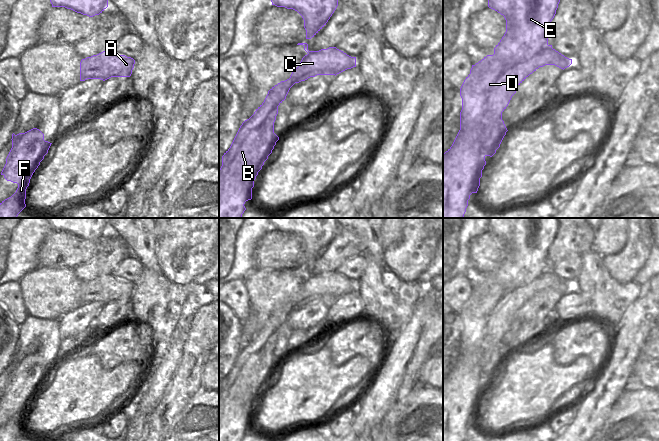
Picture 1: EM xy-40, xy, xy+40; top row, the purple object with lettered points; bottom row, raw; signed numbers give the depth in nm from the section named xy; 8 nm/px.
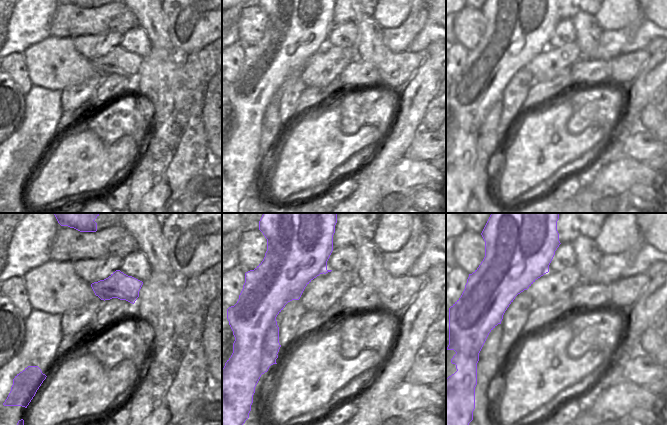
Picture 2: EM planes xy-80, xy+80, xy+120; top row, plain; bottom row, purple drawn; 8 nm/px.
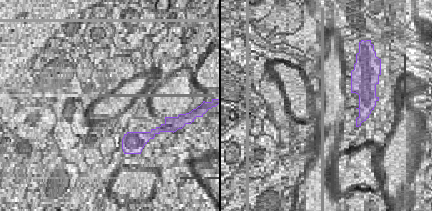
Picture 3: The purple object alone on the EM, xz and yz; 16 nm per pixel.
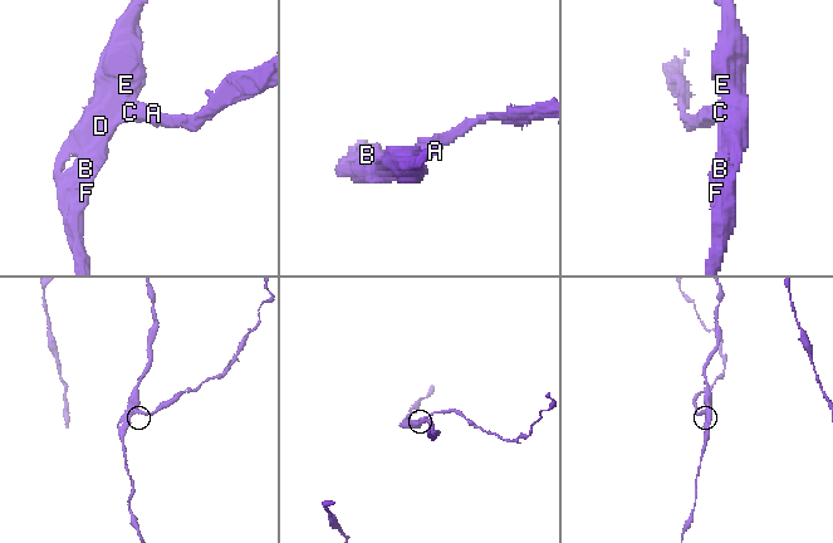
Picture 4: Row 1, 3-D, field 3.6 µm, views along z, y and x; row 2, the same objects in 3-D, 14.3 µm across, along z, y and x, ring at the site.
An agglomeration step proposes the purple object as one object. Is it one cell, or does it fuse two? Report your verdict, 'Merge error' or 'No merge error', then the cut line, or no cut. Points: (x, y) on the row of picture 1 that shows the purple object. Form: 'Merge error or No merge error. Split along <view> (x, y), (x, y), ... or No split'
Merge error. Split along xy+40 (547, 44), (542, 50), (523, 61), (517, 67)

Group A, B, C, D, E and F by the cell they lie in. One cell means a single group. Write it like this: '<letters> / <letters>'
A C / B D E F

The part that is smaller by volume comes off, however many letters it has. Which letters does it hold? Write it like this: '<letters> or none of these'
A, C

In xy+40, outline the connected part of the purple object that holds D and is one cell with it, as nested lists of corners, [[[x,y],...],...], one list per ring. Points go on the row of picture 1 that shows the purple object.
[[[488,0],[488,7],[504,16],[506,20],[506,32],[500,42],[494,48],[493,55],[487,55],[481,61],[475,65],[472,65],[470,74],[466,77],[460,88],[460,96],[462,98],[460,130],[452,146],[445,153],[443,153],[443,218],[464,218],[470,195],[472,193],[477,193],[480,186],[482,170],[486,165],[485,157],[492,157],[496,153],[496,150],[500,147],[500,144],[506,135],[506,132],[508,131],[504,121],[502,120],[502,112],[506,109],[512,96],[516,93],[516,88],[530,75],[525,69],[519,69],[518,66],[543,51],[548,45],[548,26],[556,14],[559,2],[560,0]]]

